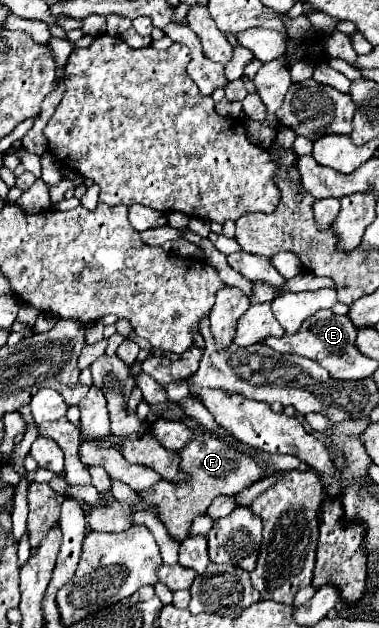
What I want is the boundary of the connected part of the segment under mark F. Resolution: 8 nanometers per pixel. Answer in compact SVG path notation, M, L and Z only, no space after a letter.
M210 433L196 437L188 443L188 447L182 451L182 473L190 477L190 481L158 481L152 489L142 491L142 499L146 505L156 505L160 521L166 525L170 537L176 541L182 541L188 537L190 523L196 515L204 515L208 505L218 495L236 495L244 487L252 485L266 473L264 463L256 463L254 457L248 453L242 453L234 443L226 443Z

